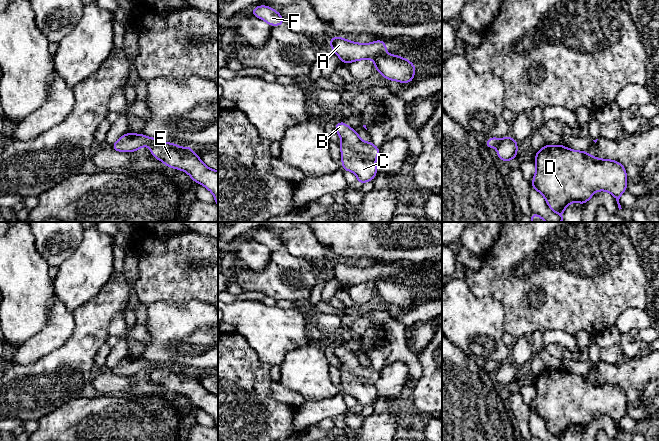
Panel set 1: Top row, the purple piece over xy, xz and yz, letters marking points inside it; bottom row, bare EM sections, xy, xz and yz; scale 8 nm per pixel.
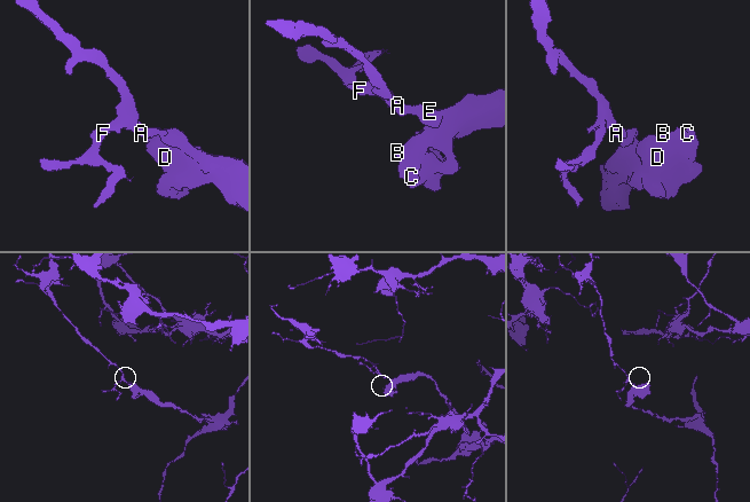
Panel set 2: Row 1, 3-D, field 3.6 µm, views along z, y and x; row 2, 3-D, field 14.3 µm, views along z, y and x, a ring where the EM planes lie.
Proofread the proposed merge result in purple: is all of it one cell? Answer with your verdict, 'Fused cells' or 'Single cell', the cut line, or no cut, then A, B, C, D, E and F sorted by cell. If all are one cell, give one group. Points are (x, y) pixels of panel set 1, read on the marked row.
Fused cells. Split along xz (385, 53), (374, 58). Groups: A F / B C D E

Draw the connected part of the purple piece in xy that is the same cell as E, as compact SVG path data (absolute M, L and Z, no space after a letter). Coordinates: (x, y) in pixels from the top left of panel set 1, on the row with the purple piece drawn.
M159 142L151 145L151 155L156 159L162 161L166 166L173 169L180 169L188 173L191 179L203 186L213 193L215 204L218 206L218 171L208 168L197 156L190 146L180 148L178 144Z

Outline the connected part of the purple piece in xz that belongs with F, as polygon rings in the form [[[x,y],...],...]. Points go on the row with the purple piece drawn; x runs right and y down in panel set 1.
[[[260,5],[252,9],[251,14],[264,20],[270,26],[284,25],[285,22],[279,12],[269,6]]]

